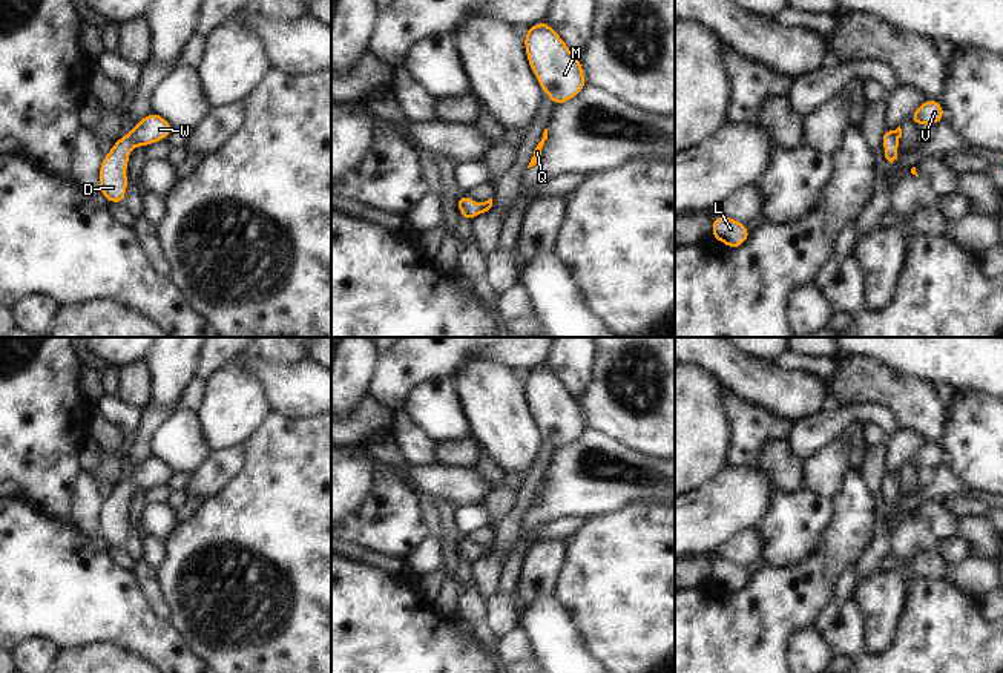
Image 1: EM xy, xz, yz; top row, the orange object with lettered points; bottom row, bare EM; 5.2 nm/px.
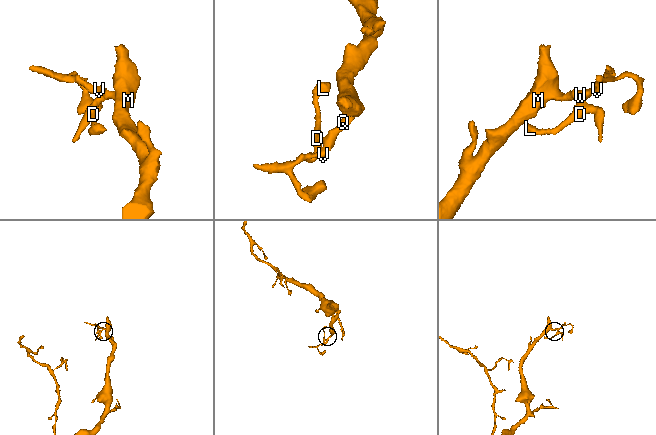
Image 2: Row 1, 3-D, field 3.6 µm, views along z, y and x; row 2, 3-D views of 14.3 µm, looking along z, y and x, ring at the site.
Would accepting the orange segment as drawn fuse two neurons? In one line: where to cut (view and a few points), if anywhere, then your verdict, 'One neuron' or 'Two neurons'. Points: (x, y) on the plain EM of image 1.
No split. One neuron.

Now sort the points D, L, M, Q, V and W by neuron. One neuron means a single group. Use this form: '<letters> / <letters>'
D L M Q V W

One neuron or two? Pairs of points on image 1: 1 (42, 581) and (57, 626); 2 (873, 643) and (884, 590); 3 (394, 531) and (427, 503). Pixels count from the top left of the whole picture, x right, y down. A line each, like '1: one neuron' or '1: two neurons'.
1: one neuron
2: one neuron
3: two neurons

